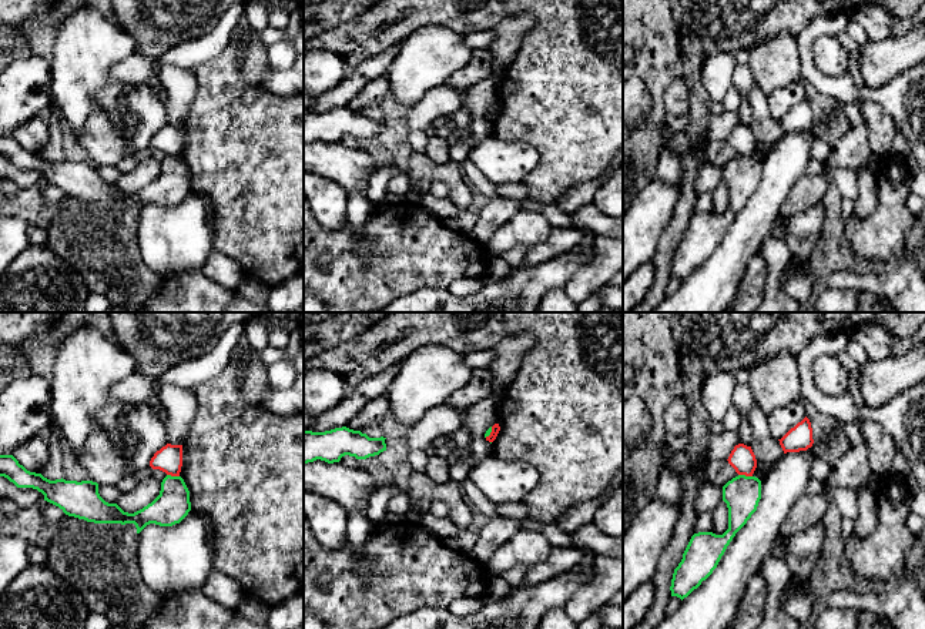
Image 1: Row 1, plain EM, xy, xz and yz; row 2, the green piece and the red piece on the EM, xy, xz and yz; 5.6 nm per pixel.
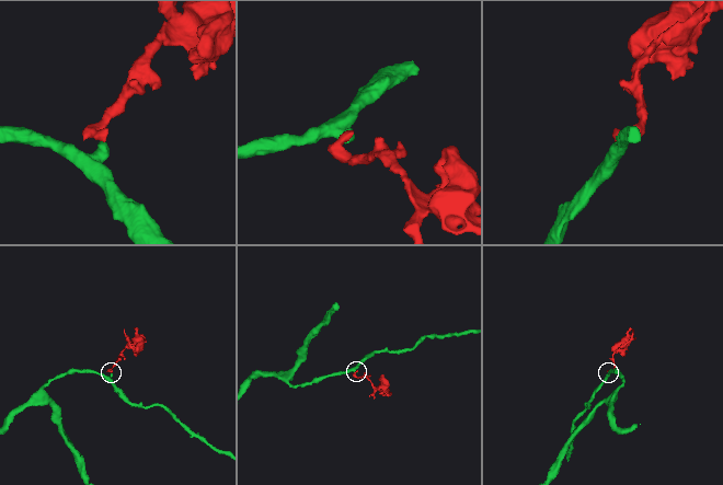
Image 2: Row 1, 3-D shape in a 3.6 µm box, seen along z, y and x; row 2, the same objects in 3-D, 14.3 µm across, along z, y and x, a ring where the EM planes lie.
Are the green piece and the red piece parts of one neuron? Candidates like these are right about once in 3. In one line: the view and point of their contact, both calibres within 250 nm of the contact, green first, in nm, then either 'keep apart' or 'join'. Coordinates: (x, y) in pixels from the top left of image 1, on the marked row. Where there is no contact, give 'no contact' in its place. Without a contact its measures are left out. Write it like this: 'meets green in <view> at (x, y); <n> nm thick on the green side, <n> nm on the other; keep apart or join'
meets green in yz at (744, 475); 200 nm thick on the green side, 140 nm on the other; keep apart

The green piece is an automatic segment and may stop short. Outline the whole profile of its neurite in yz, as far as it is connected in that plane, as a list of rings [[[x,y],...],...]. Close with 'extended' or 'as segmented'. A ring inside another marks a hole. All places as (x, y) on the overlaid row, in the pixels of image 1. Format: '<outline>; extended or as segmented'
[[[738,475],[723,486],[728,529],[723,535],[698,532],[691,536],[673,573],[671,596],[683,600],[713,573],[735,533],[757,511],[760,499],[761,481],[755,476]]]; as segmented

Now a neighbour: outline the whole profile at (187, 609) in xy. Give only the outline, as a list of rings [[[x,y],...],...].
[[[181,592],[160,600],[147,629],[227,629],[235,612],[202,592]]]

